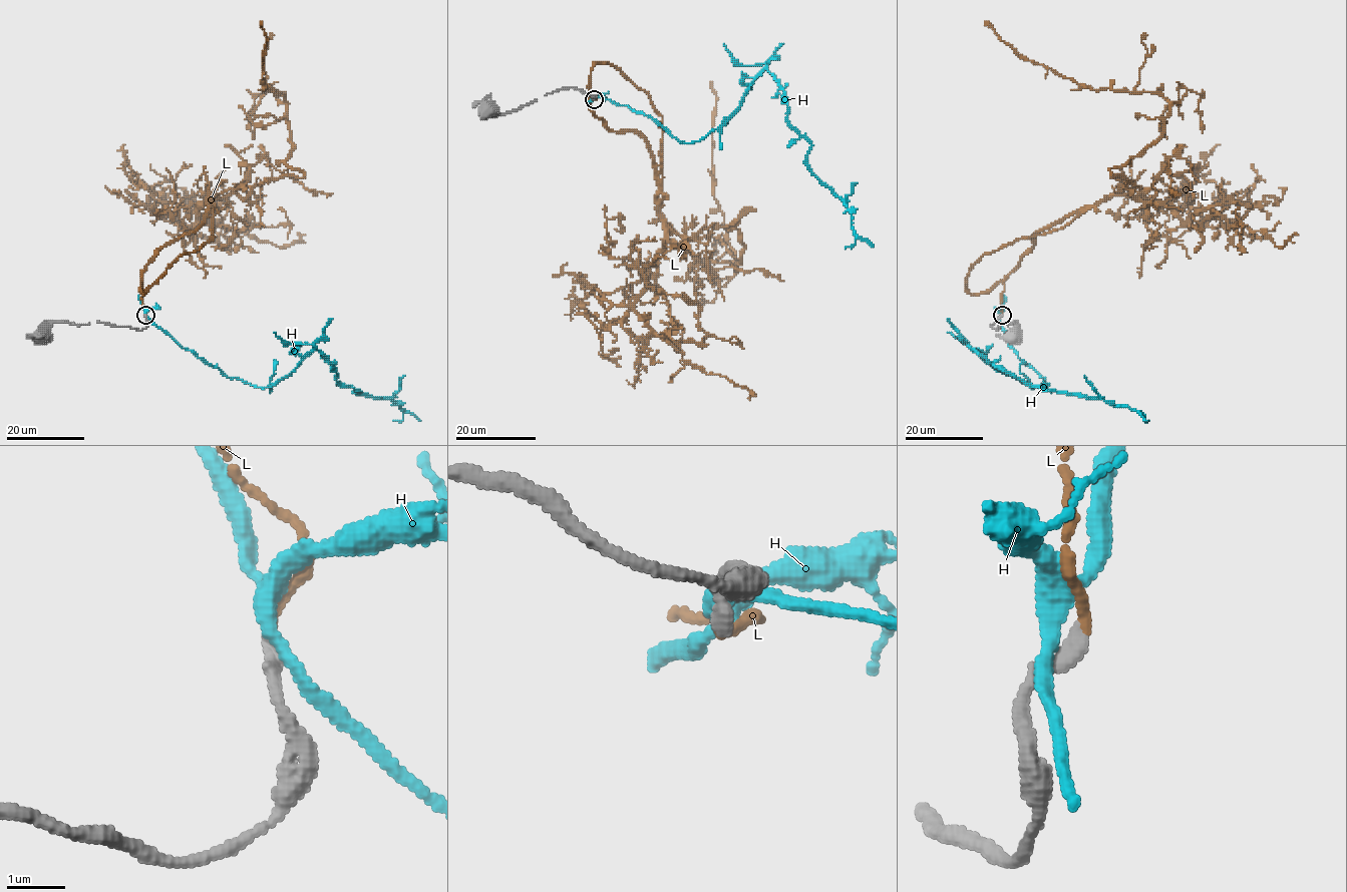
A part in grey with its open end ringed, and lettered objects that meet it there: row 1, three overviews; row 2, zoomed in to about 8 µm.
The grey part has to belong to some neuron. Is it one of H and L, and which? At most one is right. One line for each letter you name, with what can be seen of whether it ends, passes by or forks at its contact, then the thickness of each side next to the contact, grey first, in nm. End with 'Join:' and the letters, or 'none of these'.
L: it ends | 280/160 nm
Join: L

